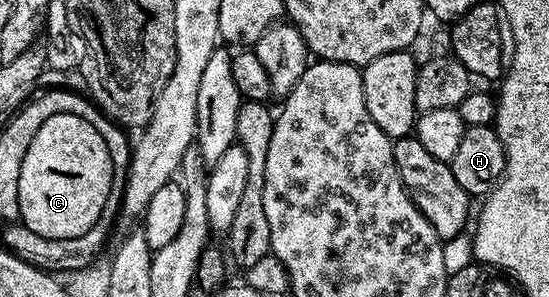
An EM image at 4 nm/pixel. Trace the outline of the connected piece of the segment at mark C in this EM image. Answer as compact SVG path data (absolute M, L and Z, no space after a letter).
M52 116L34 134L22 159L18 180L20 219L39 237L82 237L100 220L112 181L110 153L98 129L82 117Z

